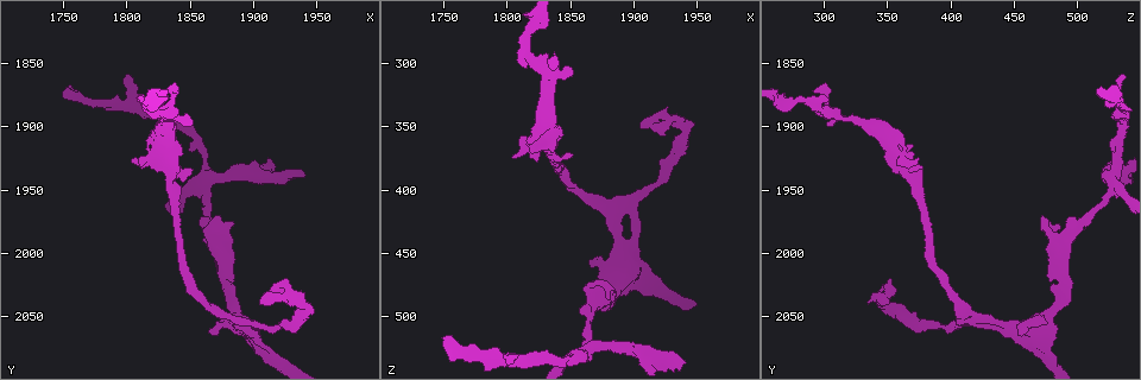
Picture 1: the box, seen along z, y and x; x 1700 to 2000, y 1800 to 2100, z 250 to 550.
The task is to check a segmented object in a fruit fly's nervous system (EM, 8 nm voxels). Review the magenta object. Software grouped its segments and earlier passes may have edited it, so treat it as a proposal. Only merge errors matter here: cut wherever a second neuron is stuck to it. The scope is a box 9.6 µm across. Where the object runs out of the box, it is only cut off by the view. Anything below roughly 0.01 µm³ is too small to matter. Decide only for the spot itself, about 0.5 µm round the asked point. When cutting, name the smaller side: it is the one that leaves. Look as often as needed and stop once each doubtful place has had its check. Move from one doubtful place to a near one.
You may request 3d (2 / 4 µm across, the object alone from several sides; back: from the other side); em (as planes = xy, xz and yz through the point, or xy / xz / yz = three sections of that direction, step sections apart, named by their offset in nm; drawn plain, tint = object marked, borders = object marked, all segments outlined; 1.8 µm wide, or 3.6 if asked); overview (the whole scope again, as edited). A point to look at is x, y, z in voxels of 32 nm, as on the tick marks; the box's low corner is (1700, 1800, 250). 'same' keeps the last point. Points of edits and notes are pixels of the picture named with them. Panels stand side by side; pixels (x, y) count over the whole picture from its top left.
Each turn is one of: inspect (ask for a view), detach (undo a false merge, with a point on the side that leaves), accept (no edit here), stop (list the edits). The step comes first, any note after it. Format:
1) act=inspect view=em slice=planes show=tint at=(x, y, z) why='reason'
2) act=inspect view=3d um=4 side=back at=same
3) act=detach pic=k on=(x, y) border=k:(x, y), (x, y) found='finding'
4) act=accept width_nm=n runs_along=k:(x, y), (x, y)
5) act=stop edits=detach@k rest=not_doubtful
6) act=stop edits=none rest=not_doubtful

act=inspect view=em slice=yz step=4 show=tint at=(1832, 1890, 306) why='sharp bend'

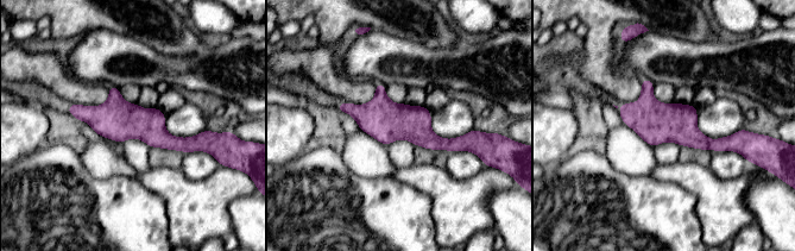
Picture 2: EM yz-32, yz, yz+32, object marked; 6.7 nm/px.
act=inspect view=em slice=planes show=tint at=same why='cut it another way'

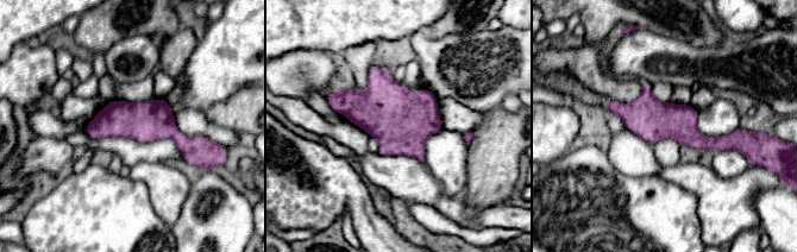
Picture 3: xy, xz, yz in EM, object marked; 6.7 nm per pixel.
act=accept width_nm=280 found='one neuron here'

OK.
act=inspect view=em slice=planes show=tint at=(1814, 1878, 284) why='a narrow waist'

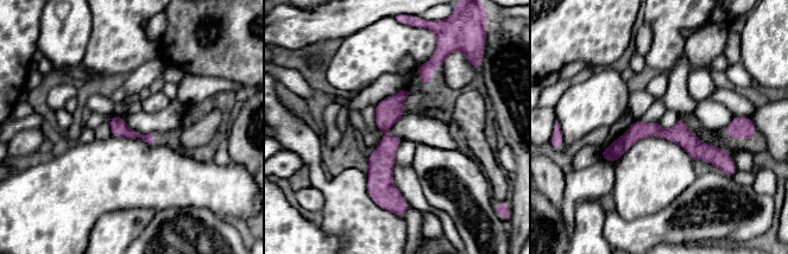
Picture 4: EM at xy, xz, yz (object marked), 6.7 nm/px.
act=accept runs_along=4:(603, 153), (659, 131), (724, 162) found='all the same neuron'

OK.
act=inspect view=em slice=yz step=16 show=tint at=(1862, 1942, 526) why='four arms meet'

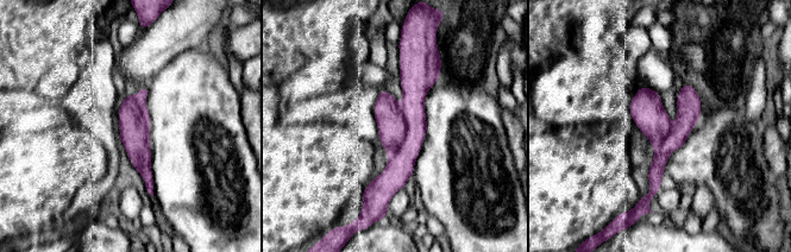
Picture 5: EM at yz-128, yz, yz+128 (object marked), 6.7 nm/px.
act=inspect view=em slice=planes show=tint at=same

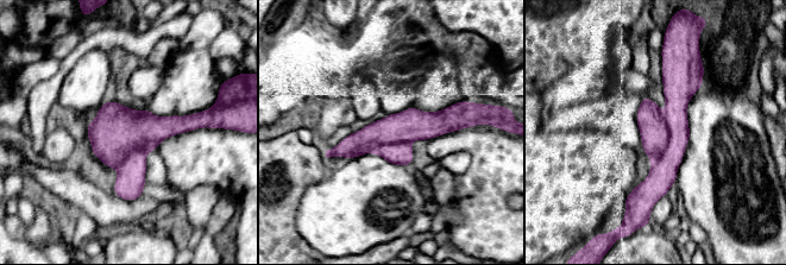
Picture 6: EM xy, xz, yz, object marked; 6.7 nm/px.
act=detach pic=6 on=(654, 133) found='a second neuron is stuck on'

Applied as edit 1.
act=inspect view=overview why='redraw'

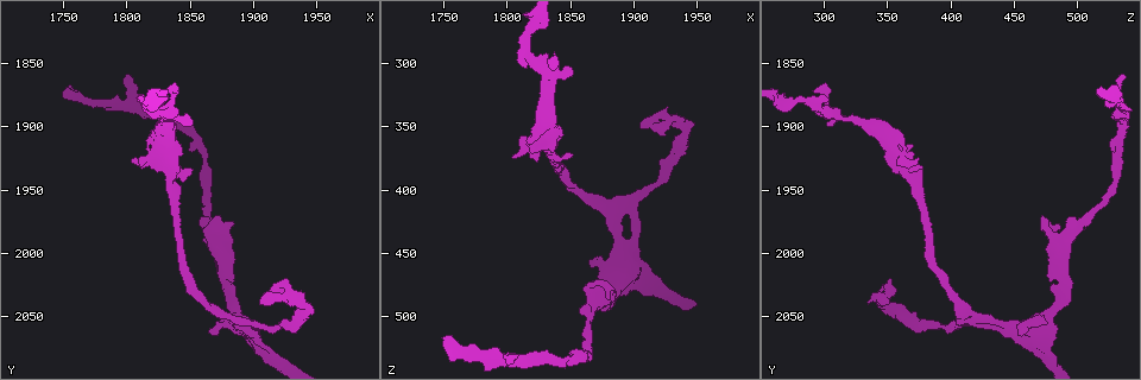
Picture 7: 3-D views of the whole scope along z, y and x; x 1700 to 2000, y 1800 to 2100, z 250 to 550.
act=inspect view=em slice=planes show=tint at=(1876, 2046, 414) why='sharp bend'

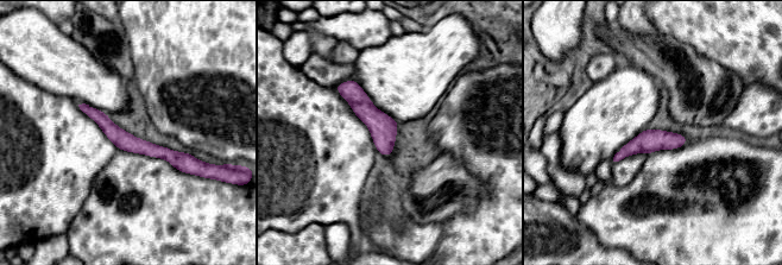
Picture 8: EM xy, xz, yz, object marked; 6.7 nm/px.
act=accept runs_along=8:(83, 107), (123, 140), (190, 158) found='all the same neuron'

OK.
act=inspect view=3d um=4 at=(1926, 2058, 382) why='sudden change in width'

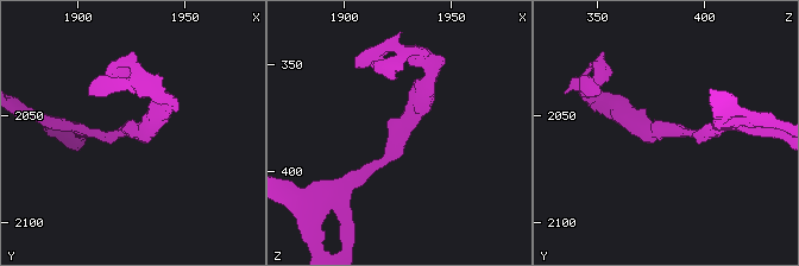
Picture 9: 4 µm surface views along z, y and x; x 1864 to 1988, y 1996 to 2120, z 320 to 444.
act=inspect view=em slice=planes show=tint at=(1927, 2057, 381)

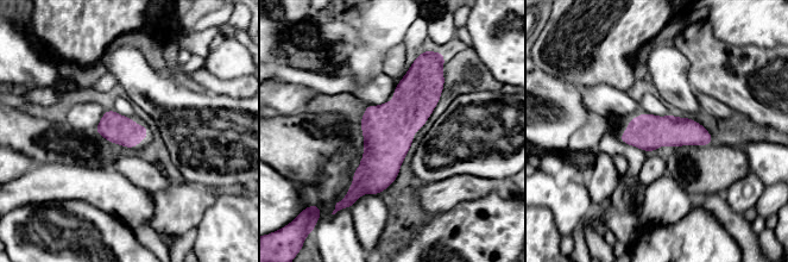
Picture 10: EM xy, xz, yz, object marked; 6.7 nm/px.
act=accept width_nm=200 found='one neuron here'

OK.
act=inspect view=3d um=4 at=(1836, 1928, 362) why='arms part here'

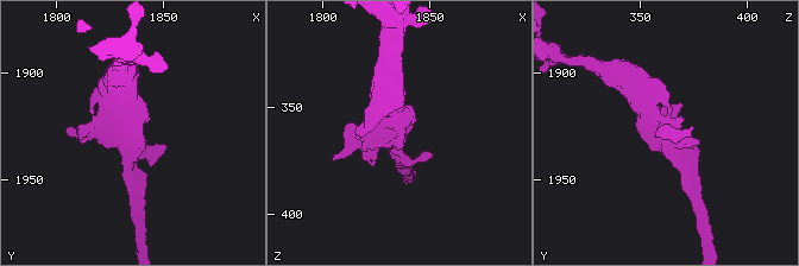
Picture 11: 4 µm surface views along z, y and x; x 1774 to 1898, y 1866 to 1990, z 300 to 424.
act=inspect view=em slice=yz step=4 show=tint at=(1834, 1927, 362) why='need the tissue'

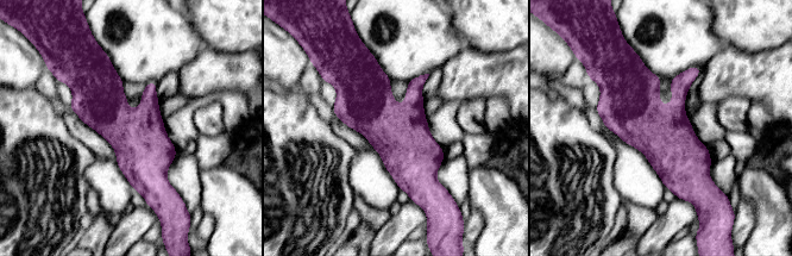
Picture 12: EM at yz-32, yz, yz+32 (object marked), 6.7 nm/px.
act=accept width_nm=360 found='continuous, no second neuron'

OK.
act=inspect view=3d um=2 side=back at=(1936, 2038, 346) why='branch point'

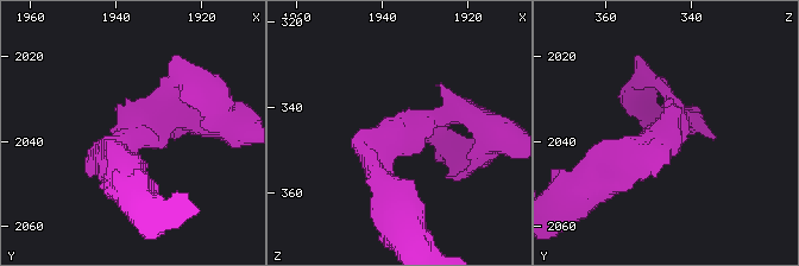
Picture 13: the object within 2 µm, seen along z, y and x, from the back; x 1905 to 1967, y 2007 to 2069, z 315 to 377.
act=inspect view=em slice=xy step=4 show=tint at=(1935, 2038, 345) why='now the EM'

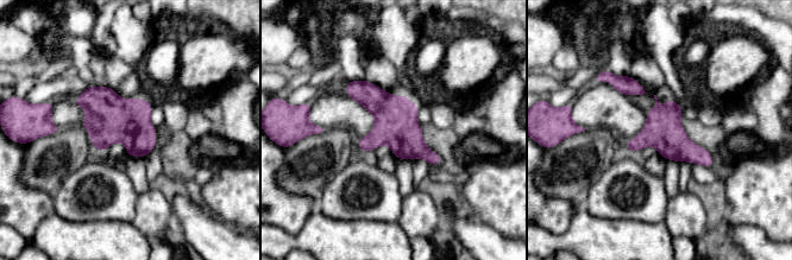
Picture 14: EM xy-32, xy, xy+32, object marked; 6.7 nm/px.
act=accept runs_along=14:(350, 83), (438, 160) found='continuous, no second neuron'

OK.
act=stop edits=detach@6 rest=not_doubtful

